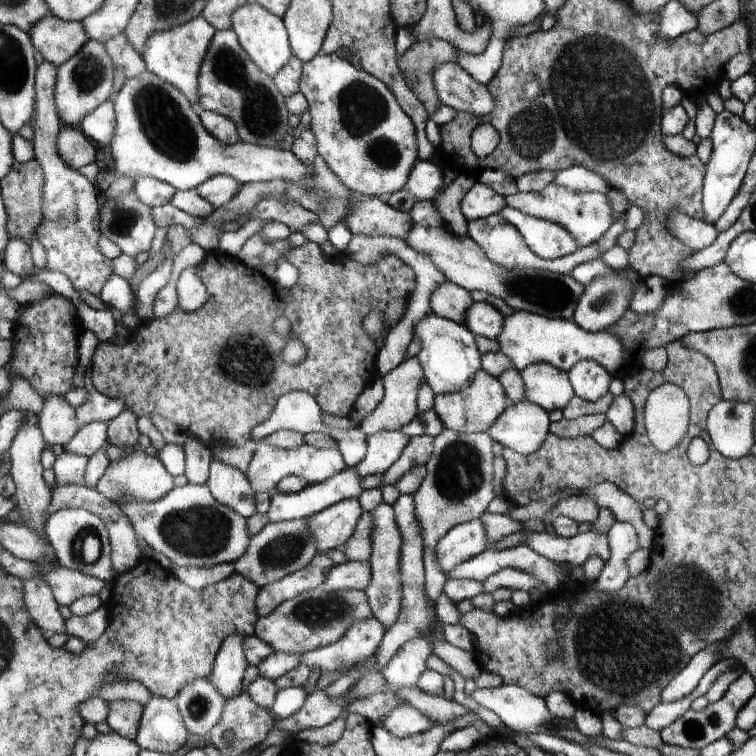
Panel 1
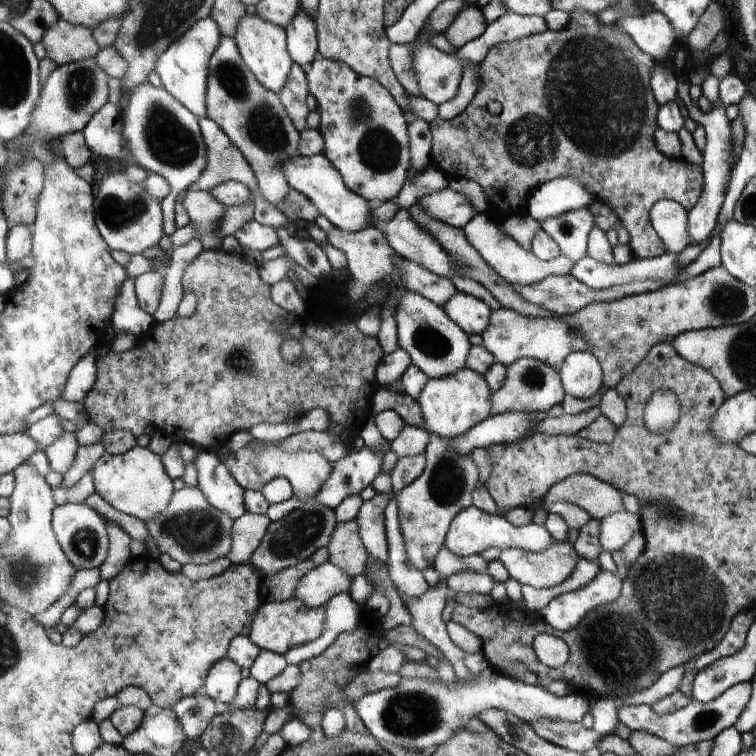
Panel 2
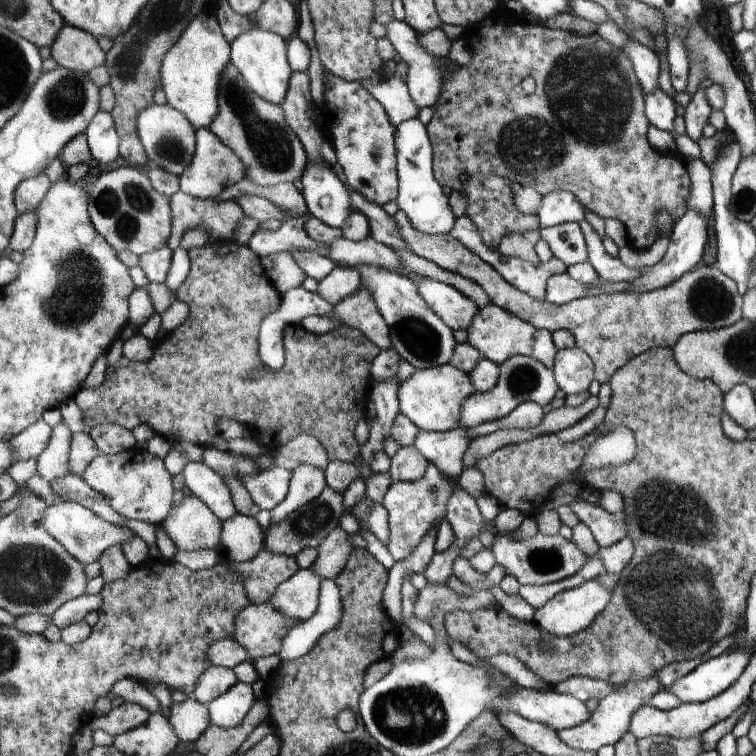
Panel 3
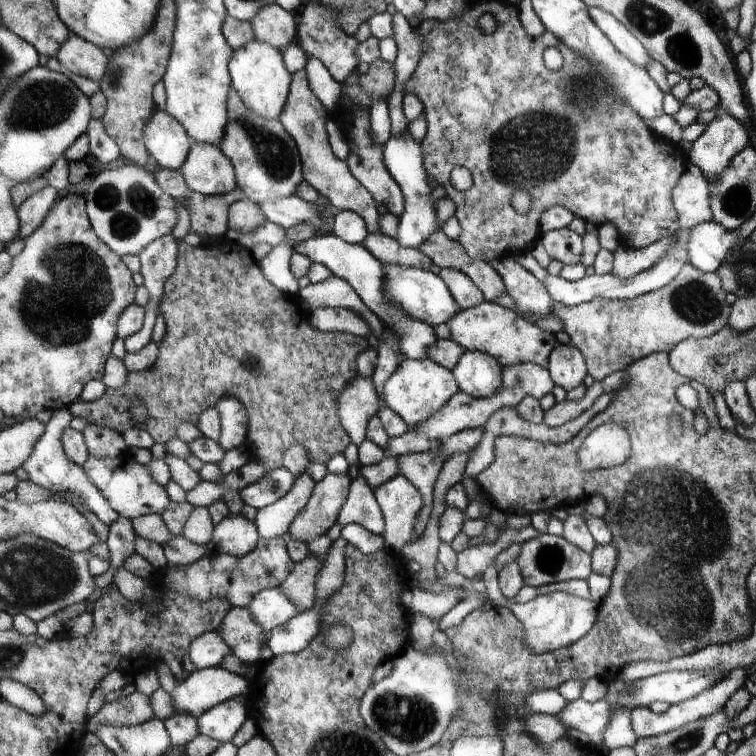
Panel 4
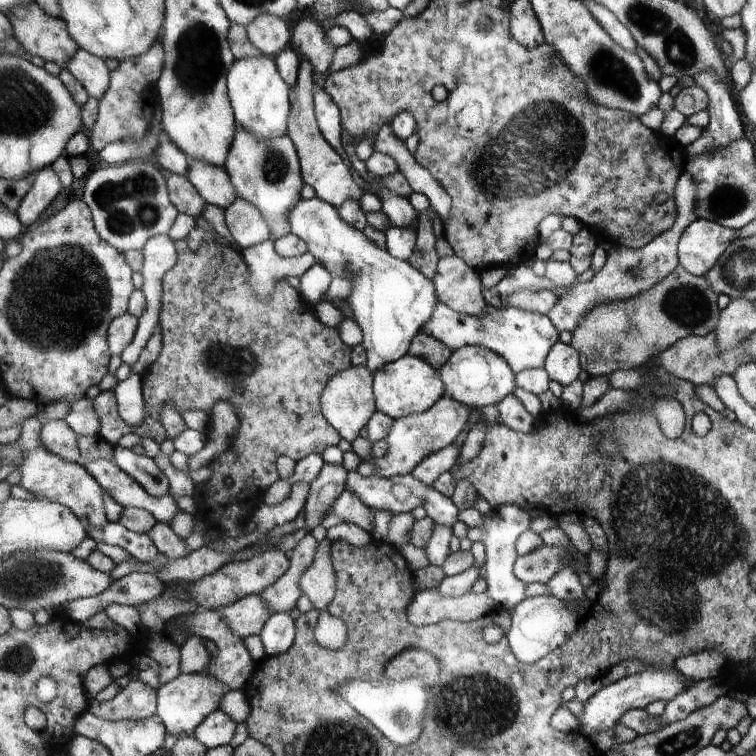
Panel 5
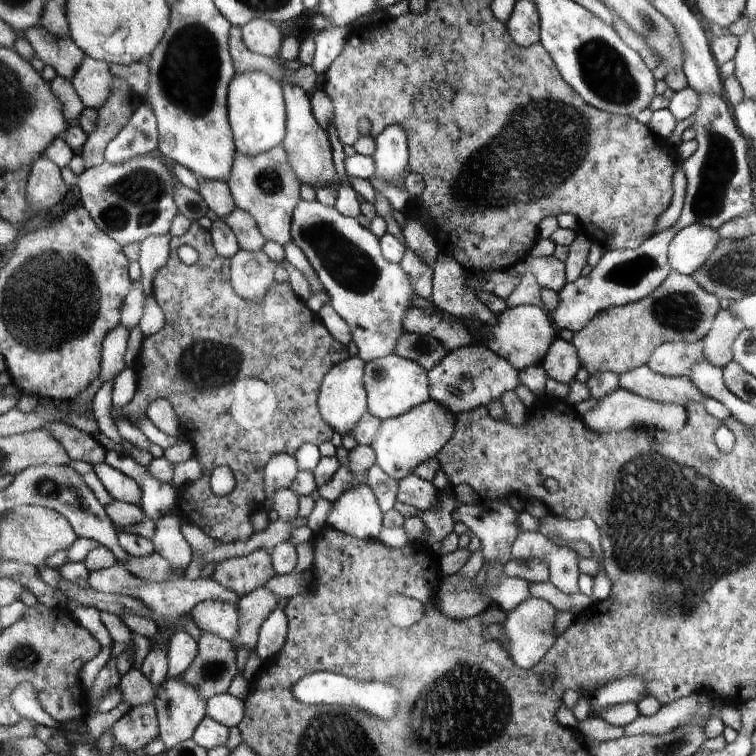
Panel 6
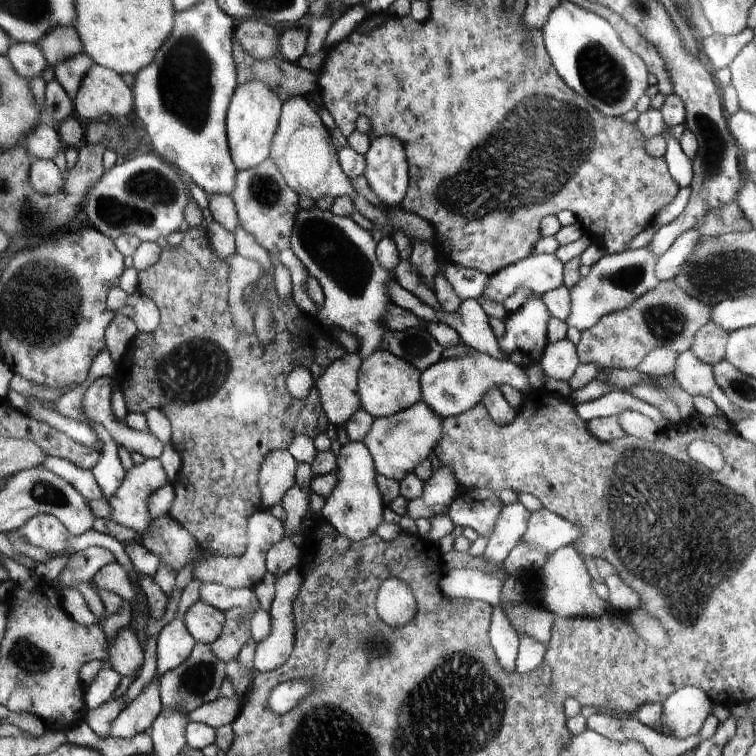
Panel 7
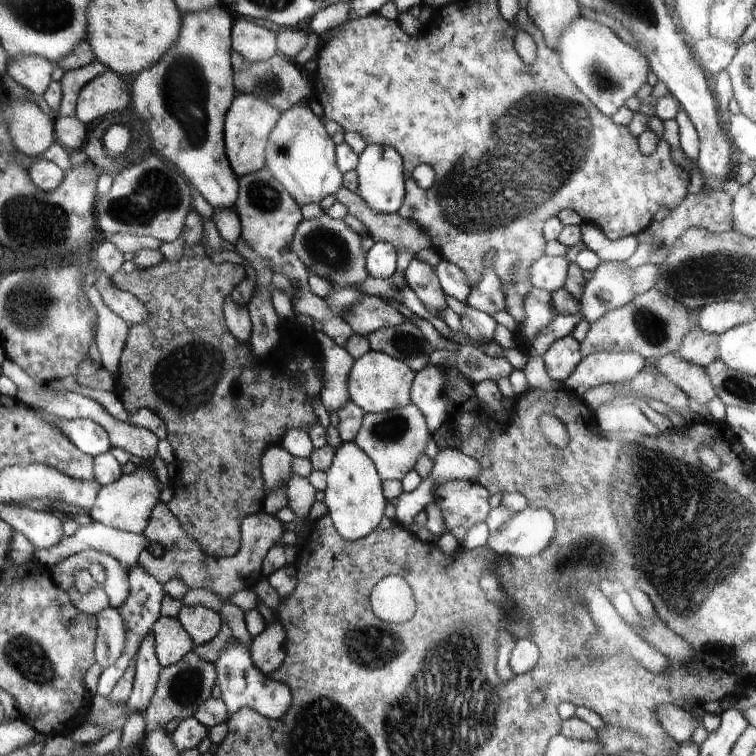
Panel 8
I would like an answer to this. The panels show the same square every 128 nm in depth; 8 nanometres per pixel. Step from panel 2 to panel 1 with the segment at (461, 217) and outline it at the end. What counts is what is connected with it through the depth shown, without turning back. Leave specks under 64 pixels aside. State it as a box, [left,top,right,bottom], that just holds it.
[461,179,507,220]

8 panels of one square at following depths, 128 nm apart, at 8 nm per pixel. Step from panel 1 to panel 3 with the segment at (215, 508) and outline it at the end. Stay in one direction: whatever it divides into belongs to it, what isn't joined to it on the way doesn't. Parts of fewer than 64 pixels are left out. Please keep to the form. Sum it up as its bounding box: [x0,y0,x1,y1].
[163,492,223,549]

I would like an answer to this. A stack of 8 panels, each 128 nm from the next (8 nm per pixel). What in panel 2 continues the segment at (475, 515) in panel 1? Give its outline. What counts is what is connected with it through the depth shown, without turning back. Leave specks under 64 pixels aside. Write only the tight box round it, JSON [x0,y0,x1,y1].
[394,433,579,588]

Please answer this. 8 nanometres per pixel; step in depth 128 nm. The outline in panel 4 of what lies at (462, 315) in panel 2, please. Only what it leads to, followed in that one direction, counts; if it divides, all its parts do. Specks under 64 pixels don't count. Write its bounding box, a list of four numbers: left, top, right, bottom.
[383,265,462,327]

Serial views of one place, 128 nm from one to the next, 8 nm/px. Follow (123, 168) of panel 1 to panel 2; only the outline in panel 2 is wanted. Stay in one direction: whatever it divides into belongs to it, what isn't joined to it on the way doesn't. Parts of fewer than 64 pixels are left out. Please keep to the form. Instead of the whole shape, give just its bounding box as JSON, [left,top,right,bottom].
[124,81,373,238]

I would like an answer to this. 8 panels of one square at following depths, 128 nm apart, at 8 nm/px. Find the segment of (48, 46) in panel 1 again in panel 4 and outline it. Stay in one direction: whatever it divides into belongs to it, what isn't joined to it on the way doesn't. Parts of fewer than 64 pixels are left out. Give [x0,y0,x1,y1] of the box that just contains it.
[57,33,111,82]

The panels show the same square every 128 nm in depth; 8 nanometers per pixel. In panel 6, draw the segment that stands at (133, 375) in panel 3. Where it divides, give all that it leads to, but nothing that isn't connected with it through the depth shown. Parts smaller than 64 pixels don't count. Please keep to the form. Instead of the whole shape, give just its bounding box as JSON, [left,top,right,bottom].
[124,221,350,543]

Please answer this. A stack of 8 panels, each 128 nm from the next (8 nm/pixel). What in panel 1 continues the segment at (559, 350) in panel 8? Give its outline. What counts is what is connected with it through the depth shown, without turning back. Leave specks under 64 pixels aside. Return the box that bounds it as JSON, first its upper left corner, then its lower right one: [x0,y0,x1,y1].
[567,361,614,402]

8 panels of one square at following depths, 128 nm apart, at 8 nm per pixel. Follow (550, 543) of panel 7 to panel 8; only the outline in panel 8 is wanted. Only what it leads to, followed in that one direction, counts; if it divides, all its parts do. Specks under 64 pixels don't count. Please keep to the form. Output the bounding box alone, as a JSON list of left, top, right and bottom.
[487,507,556,559]

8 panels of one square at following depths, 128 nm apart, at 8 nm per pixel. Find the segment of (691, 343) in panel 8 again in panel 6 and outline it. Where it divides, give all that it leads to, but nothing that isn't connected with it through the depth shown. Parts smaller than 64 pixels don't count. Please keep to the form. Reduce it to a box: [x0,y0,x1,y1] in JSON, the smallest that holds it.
[705,309,745,369]

